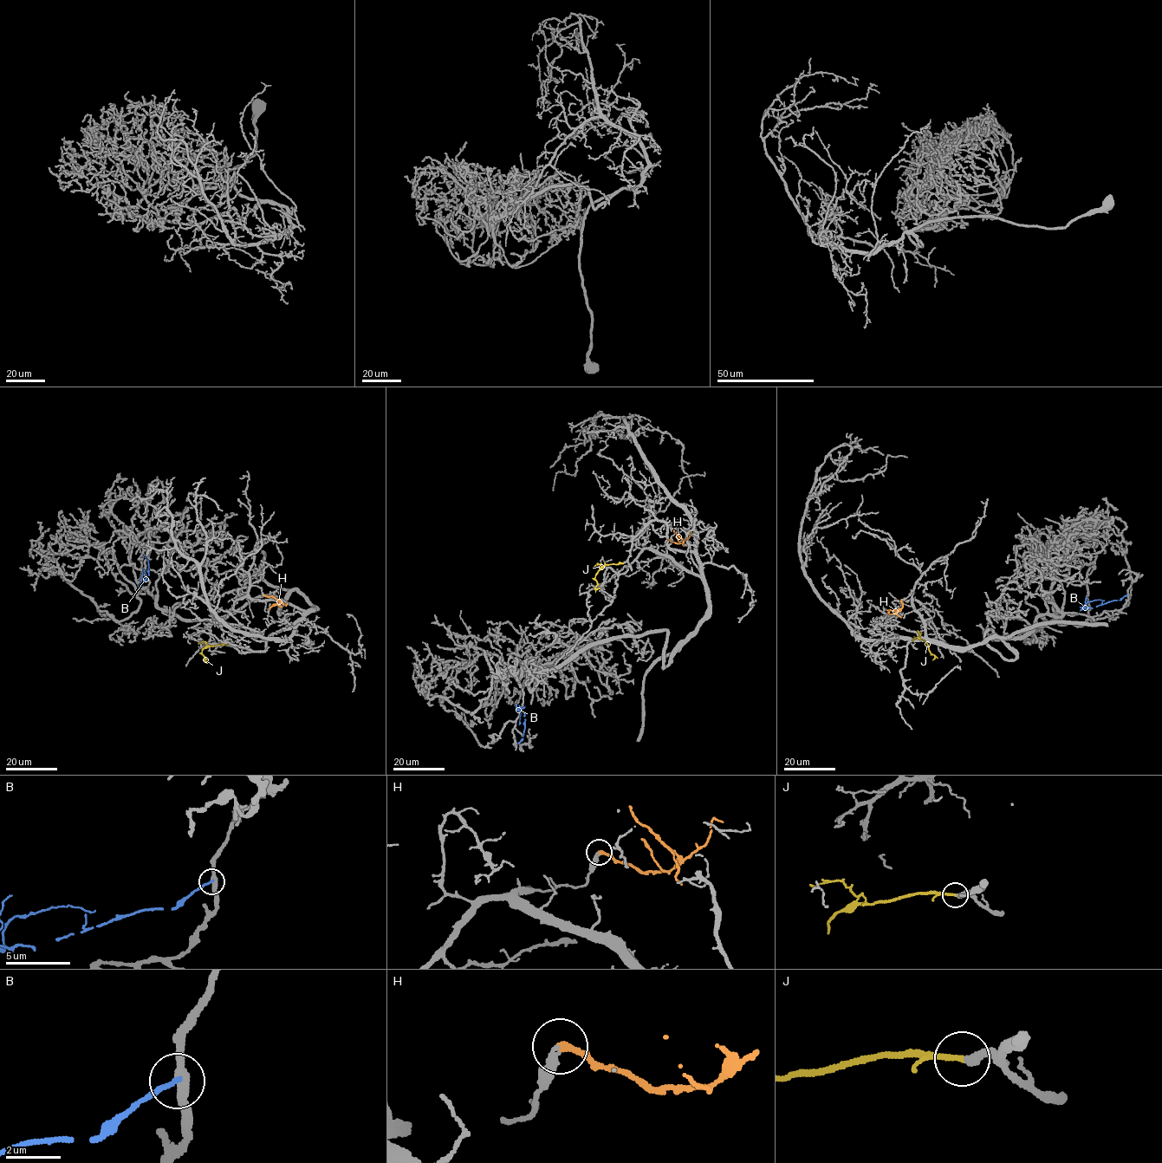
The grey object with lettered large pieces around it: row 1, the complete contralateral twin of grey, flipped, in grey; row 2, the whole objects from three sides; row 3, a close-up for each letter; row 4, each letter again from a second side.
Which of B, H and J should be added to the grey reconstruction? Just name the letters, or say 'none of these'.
J

